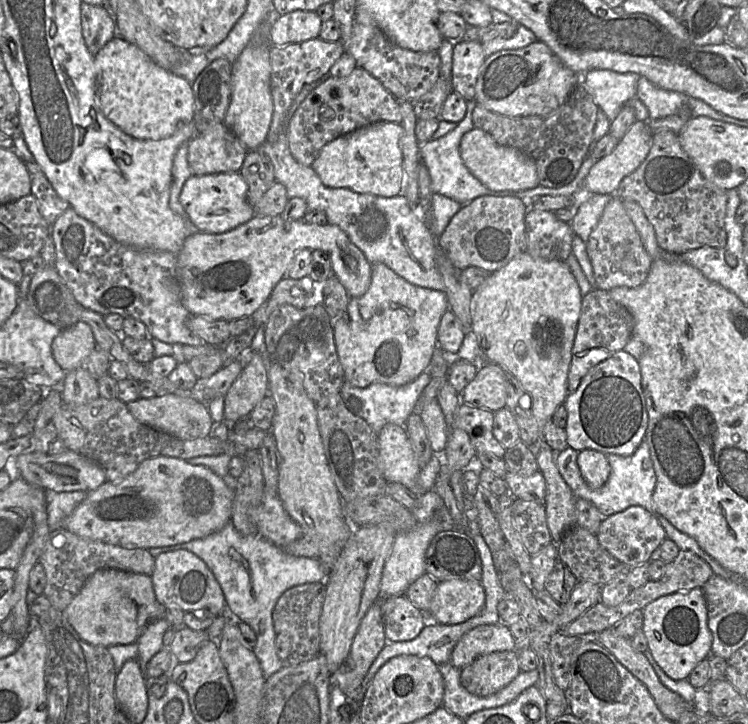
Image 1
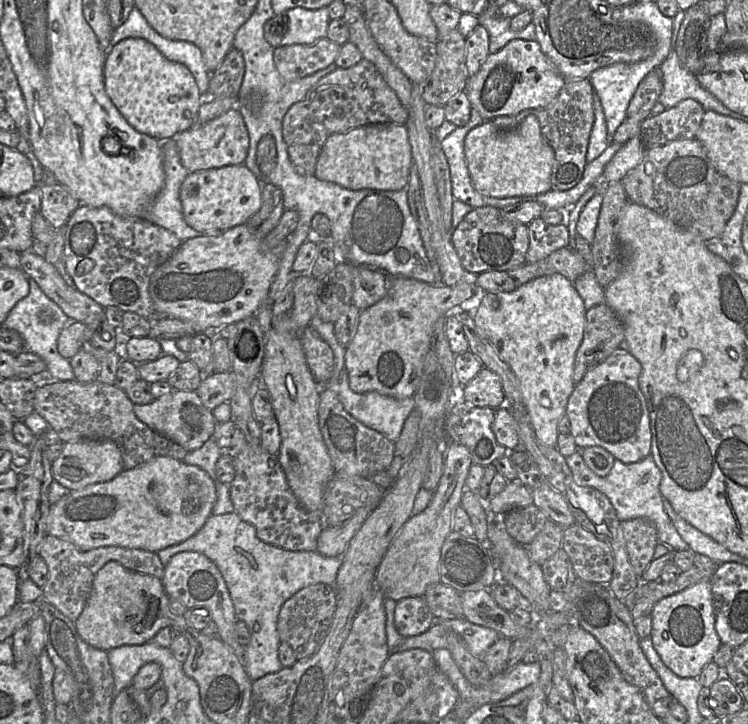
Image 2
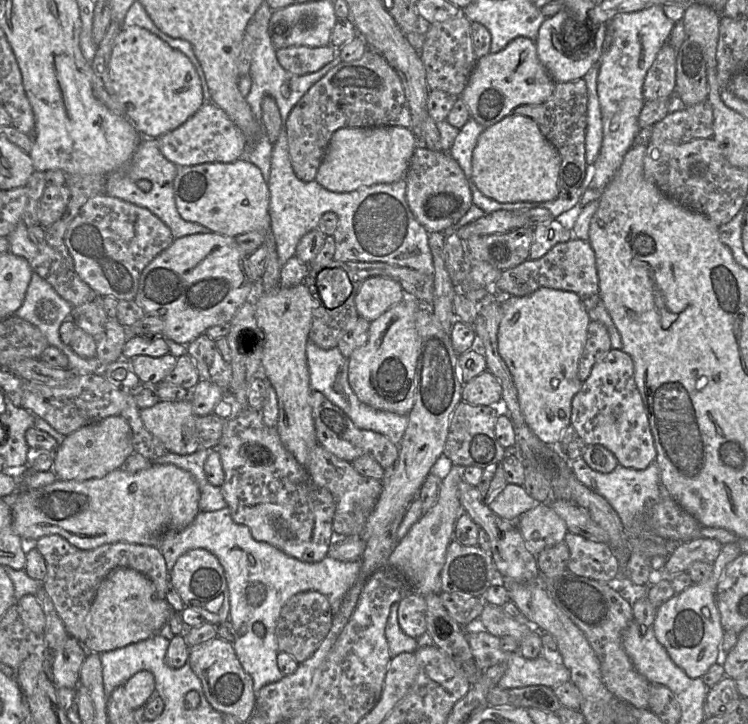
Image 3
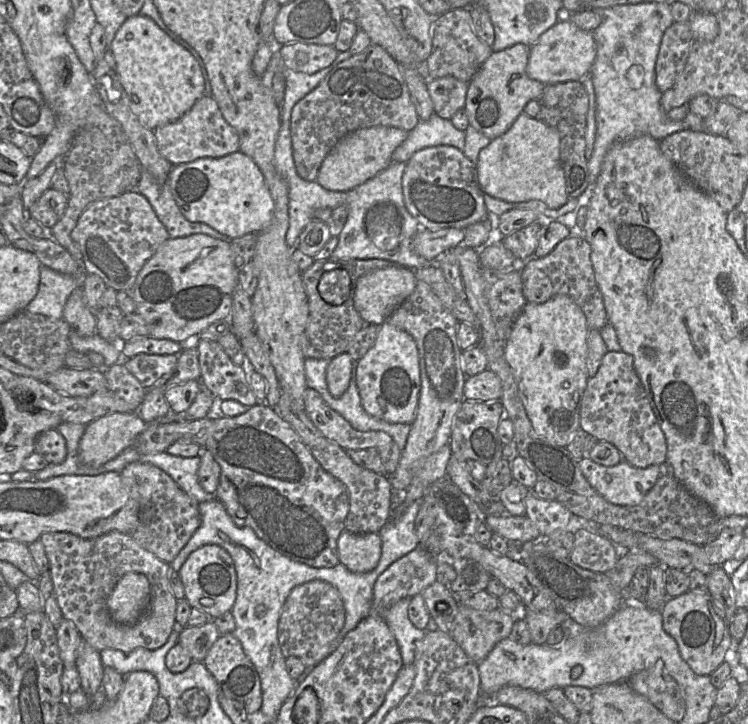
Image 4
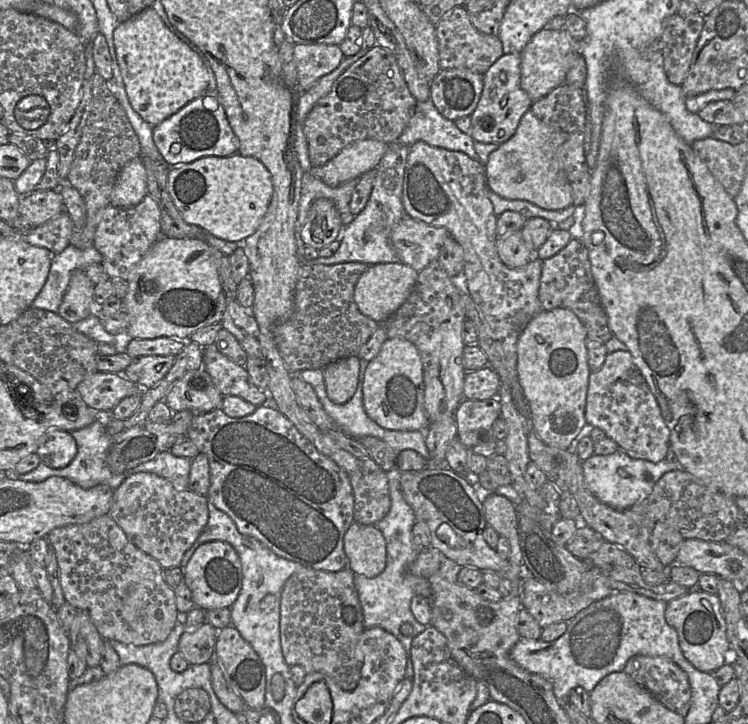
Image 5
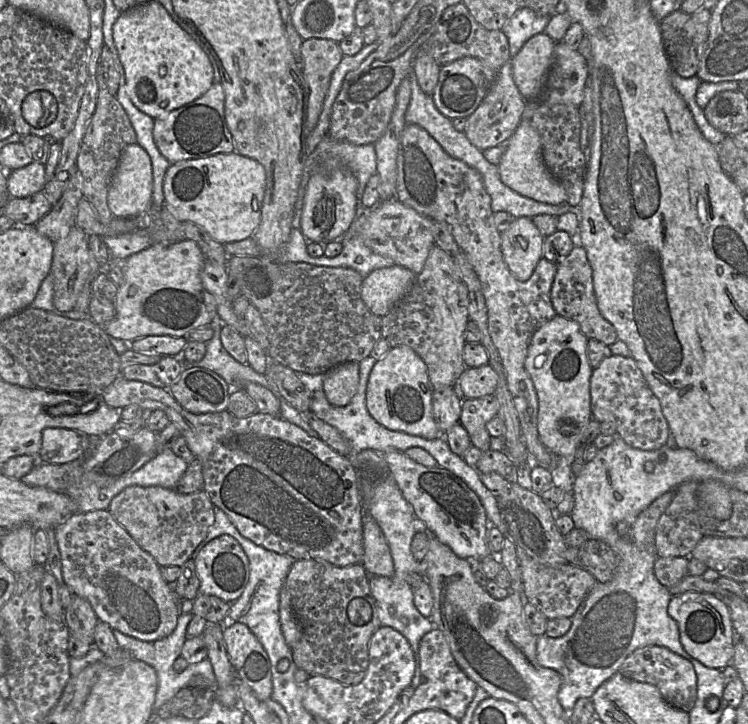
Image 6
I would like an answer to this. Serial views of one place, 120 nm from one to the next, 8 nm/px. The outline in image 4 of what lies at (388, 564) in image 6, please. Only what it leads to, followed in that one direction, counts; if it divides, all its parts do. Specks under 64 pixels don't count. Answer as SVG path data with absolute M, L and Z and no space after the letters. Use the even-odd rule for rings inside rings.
M343 531L337 540L339 563L355 573L369 572L379 562L381 545L378 532L355 534Z

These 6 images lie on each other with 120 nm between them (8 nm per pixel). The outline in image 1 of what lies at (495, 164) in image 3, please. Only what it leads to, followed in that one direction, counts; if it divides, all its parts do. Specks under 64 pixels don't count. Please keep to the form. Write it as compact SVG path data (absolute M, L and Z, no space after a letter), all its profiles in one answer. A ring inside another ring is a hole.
M473 128L462 136L460 155L472 175L490 190L520 191L539 185L532 159L516 148L499 145L490 134L479 128Z

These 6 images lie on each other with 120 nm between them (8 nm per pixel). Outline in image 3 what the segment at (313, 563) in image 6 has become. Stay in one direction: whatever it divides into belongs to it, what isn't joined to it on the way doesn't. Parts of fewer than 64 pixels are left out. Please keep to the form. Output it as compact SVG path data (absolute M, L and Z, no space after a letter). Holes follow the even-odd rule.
M318 591L295 594L282 607L275 636L278 650L291 655L298 663L309 658L319 647L332 625L333 612L328 598Z

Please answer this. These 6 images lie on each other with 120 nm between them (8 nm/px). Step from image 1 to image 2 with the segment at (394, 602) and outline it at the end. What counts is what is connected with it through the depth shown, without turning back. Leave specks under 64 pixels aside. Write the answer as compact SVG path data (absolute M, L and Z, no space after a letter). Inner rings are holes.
M407 597L395 606L394 626L403 638L426 632L434 622L435 618L423 597Z

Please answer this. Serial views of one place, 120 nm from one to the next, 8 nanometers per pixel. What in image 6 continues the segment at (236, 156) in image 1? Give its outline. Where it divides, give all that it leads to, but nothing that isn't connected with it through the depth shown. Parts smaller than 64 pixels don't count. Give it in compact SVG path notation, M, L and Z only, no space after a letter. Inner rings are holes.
M213 83L198 99L171 111L165 118L155 119L153 129L155 144L171 164L235 150L234 141L225 120L224 100L225 94L221 83Z

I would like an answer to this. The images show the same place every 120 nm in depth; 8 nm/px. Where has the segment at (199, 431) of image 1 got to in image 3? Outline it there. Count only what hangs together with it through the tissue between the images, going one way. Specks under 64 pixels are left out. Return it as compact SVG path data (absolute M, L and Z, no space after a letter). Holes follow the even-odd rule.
M190 399L178 402L161 400L150 408L140 409L141 419L147 430L157 437L166 449L175 454L189 455L200 449L196 421Z

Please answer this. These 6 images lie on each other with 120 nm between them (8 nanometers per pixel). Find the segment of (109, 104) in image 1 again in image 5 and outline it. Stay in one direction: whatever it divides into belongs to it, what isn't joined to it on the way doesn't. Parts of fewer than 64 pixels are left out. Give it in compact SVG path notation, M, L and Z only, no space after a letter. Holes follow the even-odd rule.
M152 7L121 22L113 41L129 102L153 127L208 91L209 74L198 51L167 27Z

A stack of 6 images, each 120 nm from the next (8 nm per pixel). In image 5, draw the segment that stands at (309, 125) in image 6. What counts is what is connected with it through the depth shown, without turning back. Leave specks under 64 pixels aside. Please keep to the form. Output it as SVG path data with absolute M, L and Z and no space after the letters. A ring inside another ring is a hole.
M295 44L294 61L302 92L310 89L324 75L338 67L344 58L336 44Z

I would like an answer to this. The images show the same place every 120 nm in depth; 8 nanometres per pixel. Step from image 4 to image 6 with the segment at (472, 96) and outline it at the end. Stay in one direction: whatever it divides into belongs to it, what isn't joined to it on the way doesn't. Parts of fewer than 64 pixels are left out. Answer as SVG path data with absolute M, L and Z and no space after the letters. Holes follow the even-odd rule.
M508 61L497 71L496 77L483 100L467 118L464 131L466 137L480 151L498 145L505 145L521 122L526 103L514 82L512 63Z

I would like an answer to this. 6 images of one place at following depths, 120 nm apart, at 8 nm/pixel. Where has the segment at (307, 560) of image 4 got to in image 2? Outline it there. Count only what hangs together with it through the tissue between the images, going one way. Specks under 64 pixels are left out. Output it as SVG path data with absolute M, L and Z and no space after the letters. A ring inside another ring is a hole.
M246 442L233 457L235 477L230 483L230 498L234 512L245 522L253 525L260 540L289 551L311 551L317 549L317 539L325 524L321 515L305 510L292 493L278 455L268 453L261 445L252 446Z

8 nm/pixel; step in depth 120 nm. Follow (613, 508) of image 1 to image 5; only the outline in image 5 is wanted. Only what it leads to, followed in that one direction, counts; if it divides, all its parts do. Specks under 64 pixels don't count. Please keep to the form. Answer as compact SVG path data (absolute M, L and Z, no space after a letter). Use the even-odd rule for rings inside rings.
M622 449L609 455L593 454L581 463L585 483L588 489L603 503L617 510L625 510L648 497L655 483L668 471L682 469L676 460L667 458L651 462L633 459ZM650 474L650 479L646 478Z

